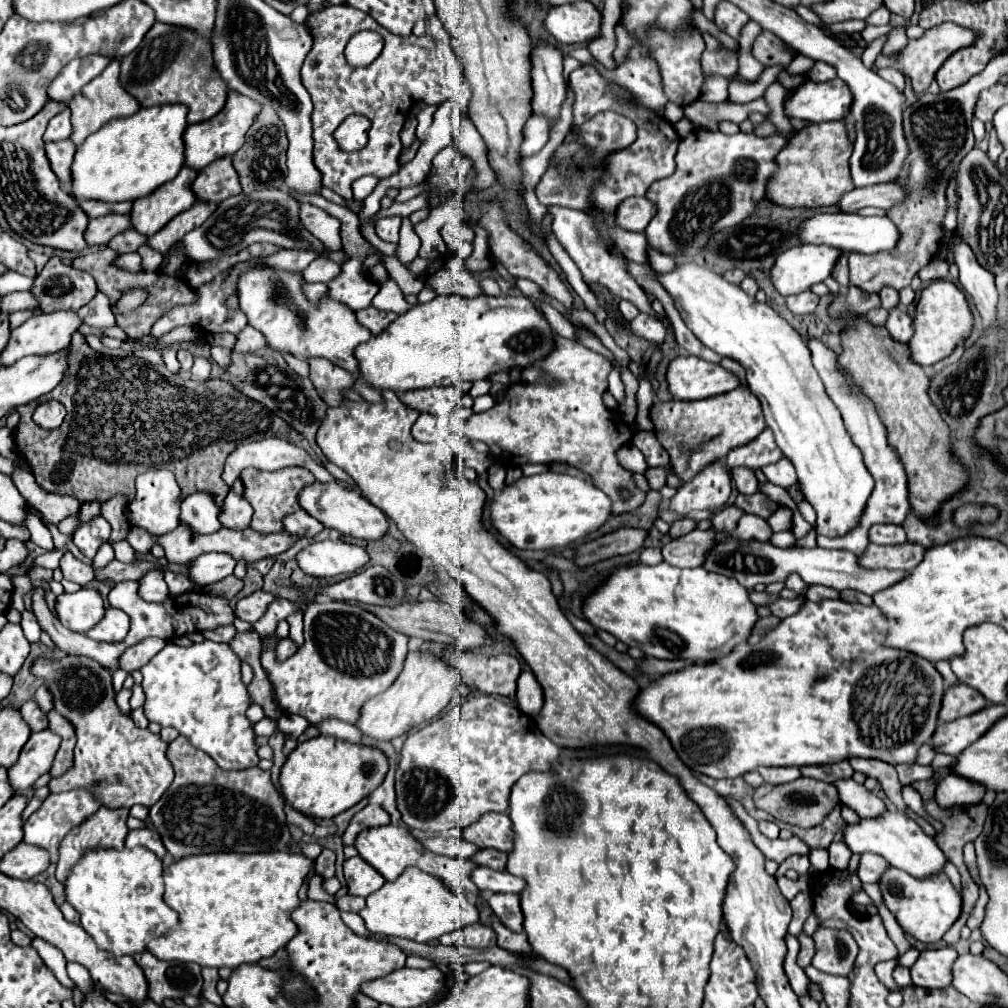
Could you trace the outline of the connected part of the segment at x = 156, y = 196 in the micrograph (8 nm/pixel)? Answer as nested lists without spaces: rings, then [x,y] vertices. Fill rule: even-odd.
[[[184,166],[170,184],[164,184],[162,188],[158,188],[158,192],[152,192],[142,200],[136,200],[130,214],[134,220],[134,230],[152,236],[160,228],[164,228],[176,214],[188,210],[198,200],[192,190],[192,180],[196,176],[198,170]]]

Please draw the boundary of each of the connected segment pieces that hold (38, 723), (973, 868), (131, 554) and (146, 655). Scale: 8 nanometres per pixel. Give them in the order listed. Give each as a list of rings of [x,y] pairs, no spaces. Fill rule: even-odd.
[[[28,700],[26,704],[20,706],[20,714],[24,718],[24,722],[30,726],[32,732],[40,732],[40,730],[46,730],[48,724],[46,724],[46,714],[38,708],[38,704],[34,700]]]
[[[970,842],[965,845],[963,849],[963,854],[964,854],[964,861],[967,865],[967,868],[973,880],[976,882],[976,884],[982,885],[978,872],[978,867],[976,864],[976,854],[973,842]]]
[[[116,542],[116,544],[112,544],[112,548],[116,552],[116,560],[120,560],[124,564],[132,564],[136,560],[136,552],[128,542]]]
[[[146,638],[142,642],[138,642],[136,646],[126,648],[126,652],[120,656],[120,668],[134,672],[140,670],[144,664],[150,662],[152,656],[156,656],[162,648],[166,646],[166,642],[162,642],[160,638]]]

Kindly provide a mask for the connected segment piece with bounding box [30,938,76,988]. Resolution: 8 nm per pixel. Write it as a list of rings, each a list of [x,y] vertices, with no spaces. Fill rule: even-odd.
[[[32,938],[30,946],[36,948],[36,952],[44,958],[46,966],[52,968],[52,972],[56,974],[56,978],[58,978],[66,988],[74,988],[74,986],[76,986],[76,984],[68,978],[68,974],[66,974],[66,960],[64,960],[64,956],[62,956],[62,952],[60,952],[58,948],[54,948],[52,944],[48,944],[48,942],[42,940],[42,938]]]

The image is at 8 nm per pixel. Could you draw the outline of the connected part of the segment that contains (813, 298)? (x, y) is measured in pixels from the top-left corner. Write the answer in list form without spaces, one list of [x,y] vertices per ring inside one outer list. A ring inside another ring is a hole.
[[[810,290],[806,292],[800,292],[800,294],[794,294],[794,296],[788,296],[786,298],[786,304],[788,308],[794,312],[794,314],[812,314],[818,306],[818,296]]]

